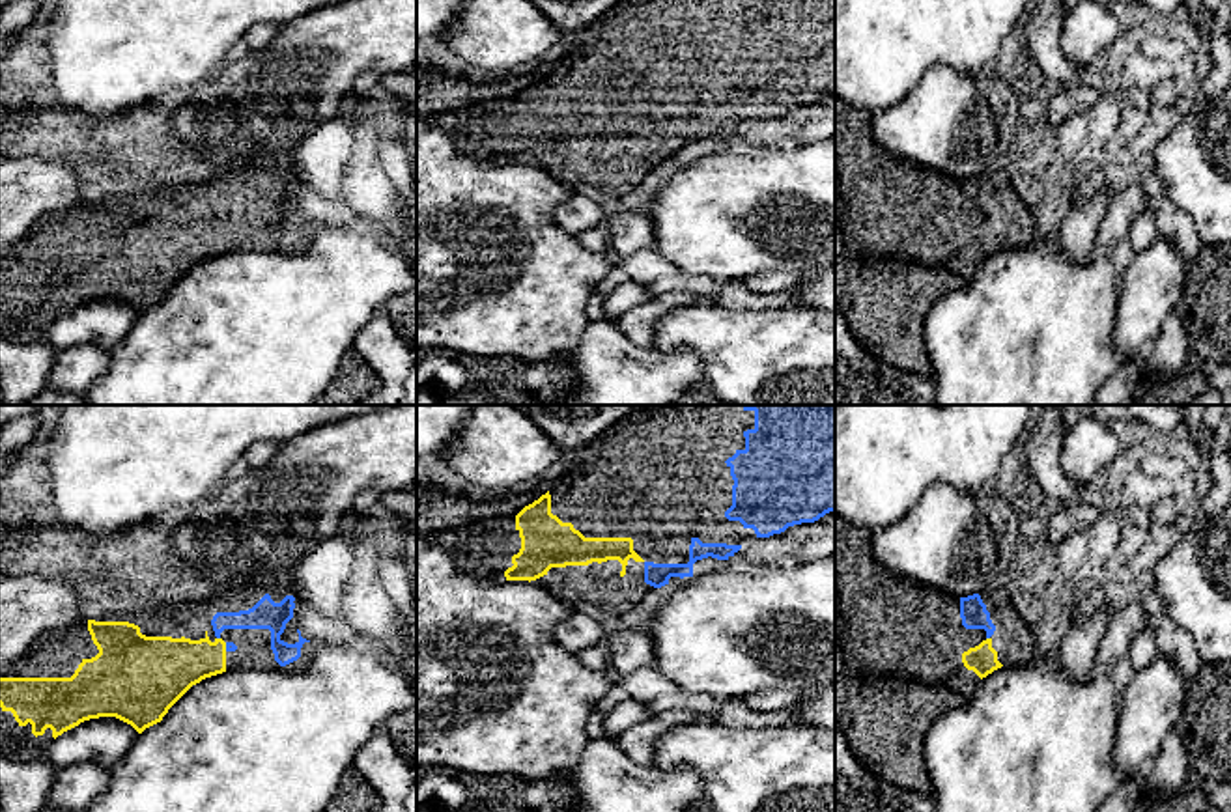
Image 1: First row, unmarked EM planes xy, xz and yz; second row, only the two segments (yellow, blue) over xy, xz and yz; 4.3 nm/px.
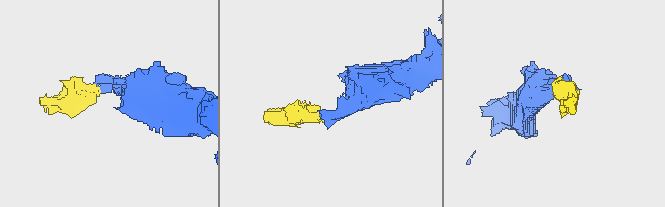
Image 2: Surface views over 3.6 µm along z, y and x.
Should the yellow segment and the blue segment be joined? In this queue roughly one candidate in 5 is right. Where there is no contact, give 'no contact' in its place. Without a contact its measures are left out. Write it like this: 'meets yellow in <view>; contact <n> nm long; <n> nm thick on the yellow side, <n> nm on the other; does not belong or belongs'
meets yellow in xy; contact 40 nm long; 240 nm thick on the yellow side, 50 nm on the other; belongs

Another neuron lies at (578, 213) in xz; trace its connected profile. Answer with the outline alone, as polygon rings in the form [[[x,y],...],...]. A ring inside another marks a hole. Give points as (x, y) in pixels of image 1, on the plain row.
[[[572,192],[568,200],[559,203],[555,211],[555,224],[562,231],[577,237],[587,230],[605,226],[607,215],[588,196]]]

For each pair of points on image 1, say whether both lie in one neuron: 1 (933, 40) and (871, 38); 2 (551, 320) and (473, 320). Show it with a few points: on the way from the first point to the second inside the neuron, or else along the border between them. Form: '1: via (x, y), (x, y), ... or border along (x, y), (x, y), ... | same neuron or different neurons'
1: via (918, 40), (886, 38) | same neuron
2: via (533, 320), (492, 320) | same neuron

